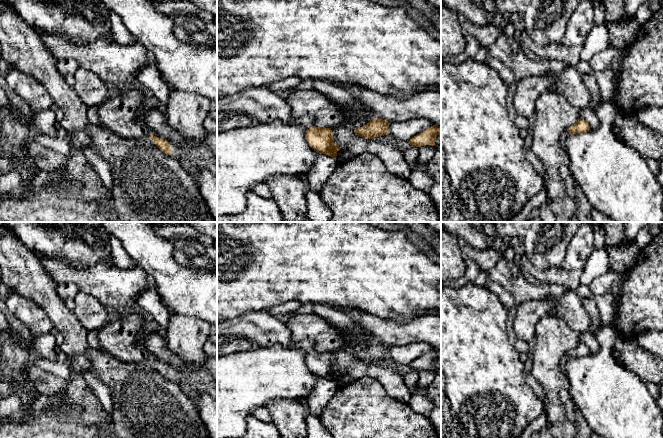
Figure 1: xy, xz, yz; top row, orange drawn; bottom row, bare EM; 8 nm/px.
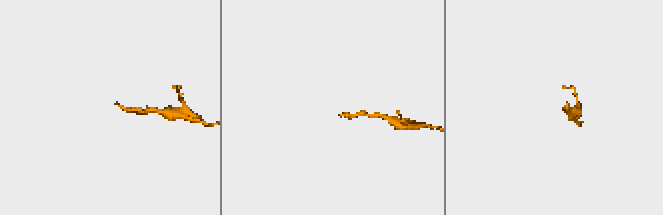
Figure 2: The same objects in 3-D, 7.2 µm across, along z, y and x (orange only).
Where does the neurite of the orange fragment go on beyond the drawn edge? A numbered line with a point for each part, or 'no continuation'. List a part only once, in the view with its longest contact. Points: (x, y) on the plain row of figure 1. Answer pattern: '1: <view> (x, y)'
1: xz (260, 326)

